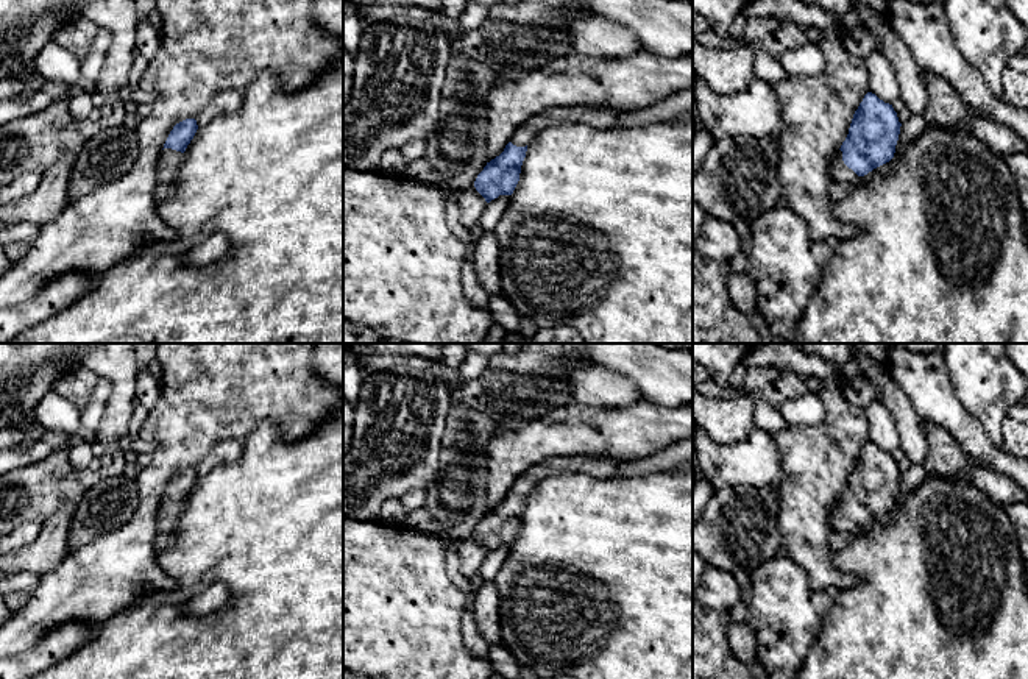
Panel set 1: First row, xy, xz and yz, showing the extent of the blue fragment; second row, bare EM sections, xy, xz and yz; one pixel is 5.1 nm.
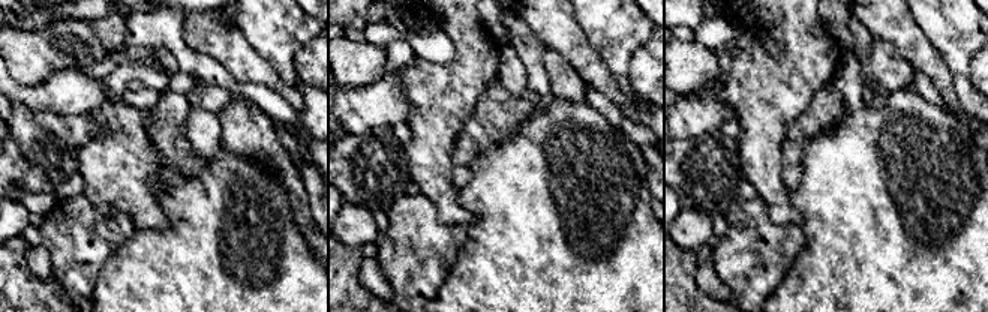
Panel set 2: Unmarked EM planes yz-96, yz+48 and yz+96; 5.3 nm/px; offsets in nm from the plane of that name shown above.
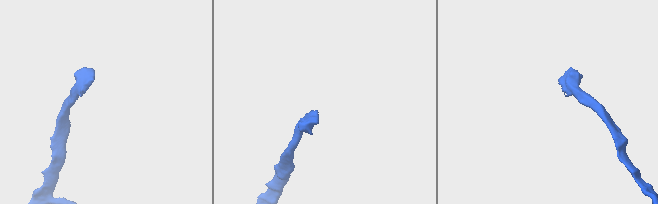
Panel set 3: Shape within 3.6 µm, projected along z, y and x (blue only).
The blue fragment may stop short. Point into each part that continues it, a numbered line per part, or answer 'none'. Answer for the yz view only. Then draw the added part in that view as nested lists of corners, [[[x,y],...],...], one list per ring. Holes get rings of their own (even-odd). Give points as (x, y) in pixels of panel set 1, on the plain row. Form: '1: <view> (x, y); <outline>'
1: yz (840, 522); [[[841,499],[835,506],[830,524],[833,531],[838,531],[838,532],[856,532],[860,529],[860,526],[844,514]]]

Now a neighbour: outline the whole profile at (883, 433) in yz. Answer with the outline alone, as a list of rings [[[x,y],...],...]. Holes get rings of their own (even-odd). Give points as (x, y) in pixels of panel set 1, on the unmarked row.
[[[875,400],[866,407],[866,415],[869,418],[870,442],[889,454],[897,450],[900,435],[889,407],[881,400]]]

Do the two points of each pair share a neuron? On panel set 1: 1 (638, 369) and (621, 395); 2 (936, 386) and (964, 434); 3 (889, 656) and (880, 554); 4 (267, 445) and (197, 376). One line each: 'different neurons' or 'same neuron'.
1: different neurons
2: same neuron
3: same neuron
4: different neurons

